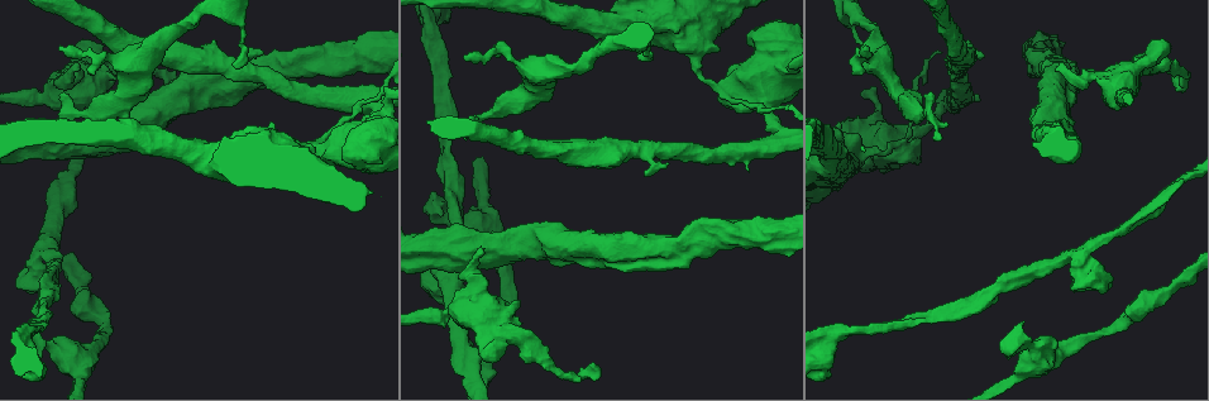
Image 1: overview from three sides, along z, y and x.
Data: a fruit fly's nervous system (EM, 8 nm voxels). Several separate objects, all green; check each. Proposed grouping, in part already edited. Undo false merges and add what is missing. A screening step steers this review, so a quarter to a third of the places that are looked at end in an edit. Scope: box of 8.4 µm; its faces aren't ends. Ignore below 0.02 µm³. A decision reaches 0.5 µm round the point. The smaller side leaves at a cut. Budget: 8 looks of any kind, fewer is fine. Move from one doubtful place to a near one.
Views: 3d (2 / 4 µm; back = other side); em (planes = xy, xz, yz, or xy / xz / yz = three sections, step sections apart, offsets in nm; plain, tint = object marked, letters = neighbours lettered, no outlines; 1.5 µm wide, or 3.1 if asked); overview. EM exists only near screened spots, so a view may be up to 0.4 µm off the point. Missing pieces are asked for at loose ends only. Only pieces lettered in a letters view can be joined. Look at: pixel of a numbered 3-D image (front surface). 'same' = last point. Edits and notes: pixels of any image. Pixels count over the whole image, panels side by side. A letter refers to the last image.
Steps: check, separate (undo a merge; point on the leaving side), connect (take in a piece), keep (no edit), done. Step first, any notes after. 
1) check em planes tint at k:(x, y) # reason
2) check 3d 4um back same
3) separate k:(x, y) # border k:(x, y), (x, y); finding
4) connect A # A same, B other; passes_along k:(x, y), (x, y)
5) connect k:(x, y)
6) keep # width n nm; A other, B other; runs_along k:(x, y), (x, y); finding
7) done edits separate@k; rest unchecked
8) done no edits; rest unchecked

check em xy step 4 letters at 1:(443, 214) # branch stops here

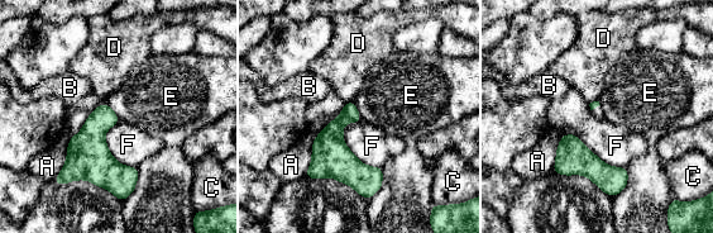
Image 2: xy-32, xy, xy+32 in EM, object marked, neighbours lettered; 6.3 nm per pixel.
check em planes letters same

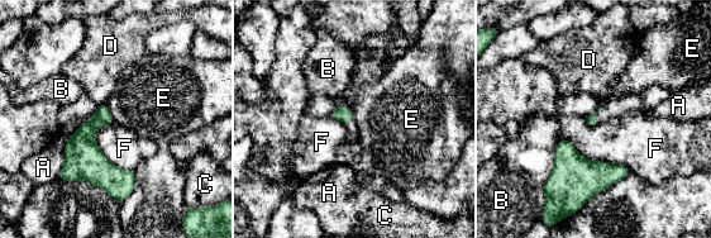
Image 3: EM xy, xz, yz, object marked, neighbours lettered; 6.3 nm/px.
keep # A other, B other, C other, D other, E other, F other; border 3:(99, 123), (95, 144), (133, 170); no lettered piece goes on from it

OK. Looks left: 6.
check em xz step 8 plain at 1:(1082, 253) # sharp bend

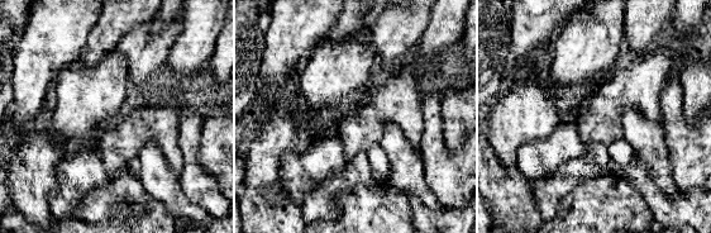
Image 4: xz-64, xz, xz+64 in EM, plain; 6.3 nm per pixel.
check em xz step 8 tint same # where the object lies

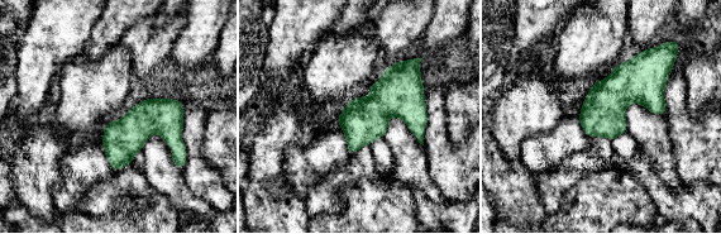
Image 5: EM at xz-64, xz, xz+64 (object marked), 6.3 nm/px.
check em xz step 8 letters same

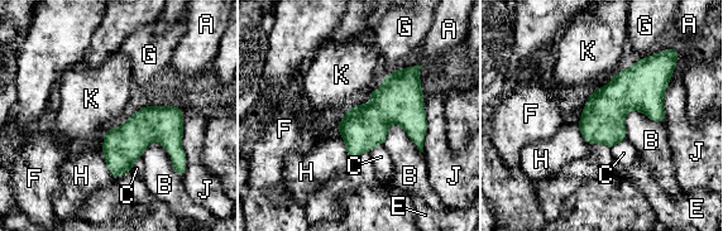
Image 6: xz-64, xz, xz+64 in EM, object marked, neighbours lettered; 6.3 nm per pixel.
keep # longest_contact J 380 nm; A other, B other, C other, E other, F other, G other, H other, J other, K other; one cell here

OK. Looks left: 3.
check 3d 4um at 1:(1183, 73)

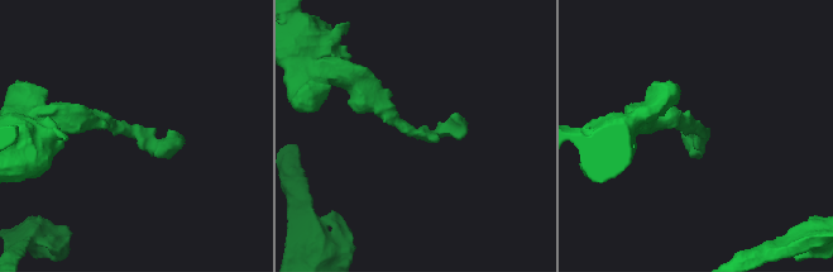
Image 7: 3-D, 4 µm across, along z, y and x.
check em yz step 4 letters at 7:(414, 131) # now the EM

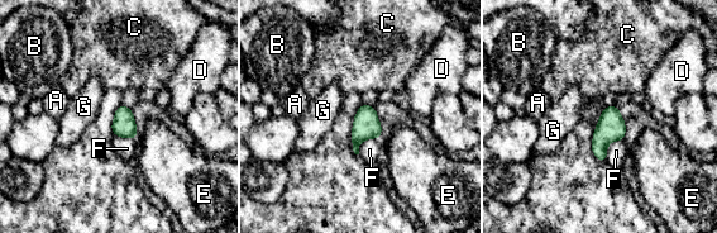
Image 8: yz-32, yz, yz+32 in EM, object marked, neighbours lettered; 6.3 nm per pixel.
check em planes letters same

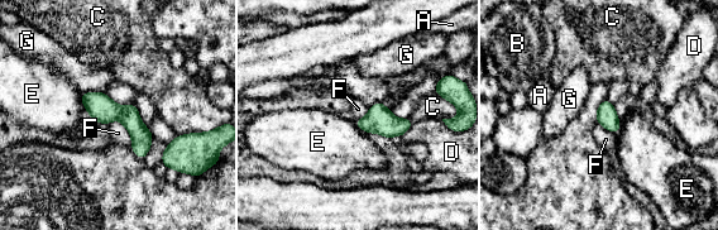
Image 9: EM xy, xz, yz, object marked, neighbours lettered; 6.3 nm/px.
keep # width 130 nm; longest_contact F 220 nm; A other, B other, C other, D other, E other, F other, G other; continuous, no second cell

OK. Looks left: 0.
done no edits; rest unchecked

